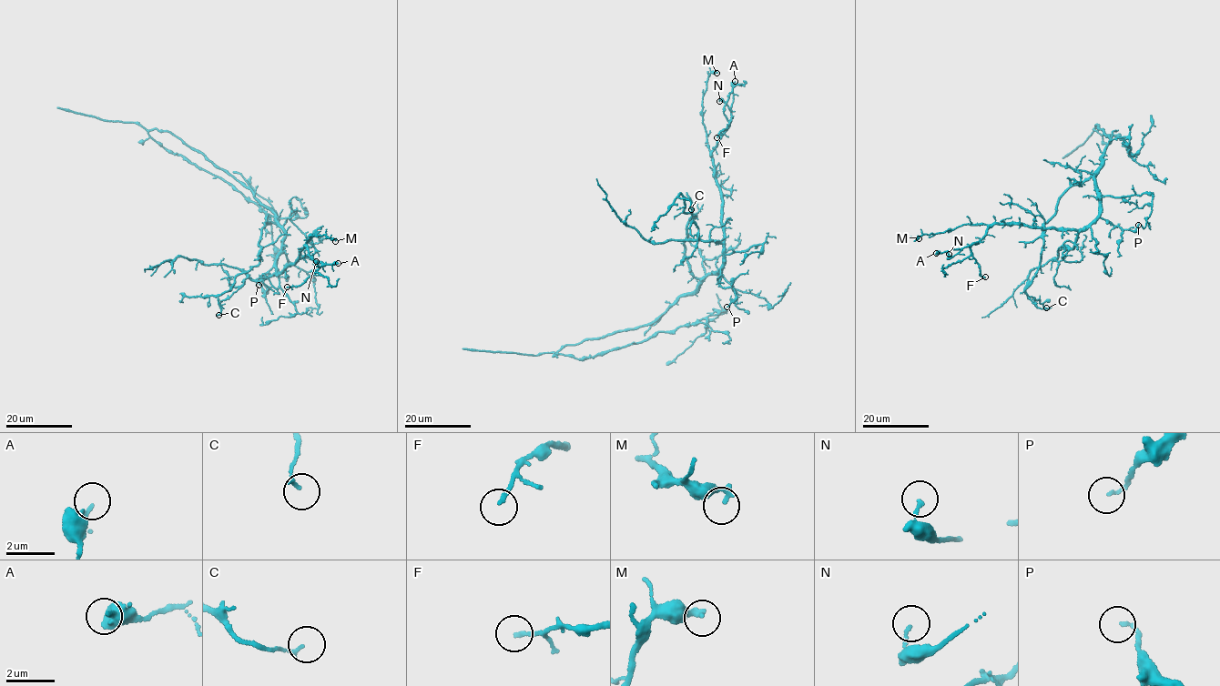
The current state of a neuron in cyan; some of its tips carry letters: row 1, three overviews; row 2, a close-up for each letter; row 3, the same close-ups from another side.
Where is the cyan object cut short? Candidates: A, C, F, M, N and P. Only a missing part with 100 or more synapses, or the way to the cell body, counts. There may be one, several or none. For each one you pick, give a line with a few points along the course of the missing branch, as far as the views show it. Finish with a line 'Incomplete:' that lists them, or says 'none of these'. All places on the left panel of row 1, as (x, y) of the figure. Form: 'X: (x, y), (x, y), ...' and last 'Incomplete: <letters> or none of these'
Incomplete: none of these

